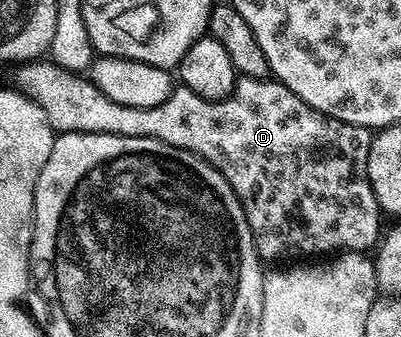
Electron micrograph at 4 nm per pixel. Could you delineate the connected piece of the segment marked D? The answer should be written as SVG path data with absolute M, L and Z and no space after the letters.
M49 58L22 63L20 68L20 91L31 97L43 114L47 114L47 122L54 133L106 132L127 138L155 138L159 142L193 152L205 159L212 168L219 170L243 206L257 255L262 261L297 262L302 258L325 258L342 252L368 253L378 243L379 209L367 178L367 158L373 142L370 129L323 115L319 110L307 106L307 102L287 90L287 86L280 84L276 78L257 79L242 75L225 100L199 98L199 94L190 88L177 86L167 102L140 108L111 102L107 94L93 85L92 79L85 77L84 80L81 77L84 75L60 68Z

